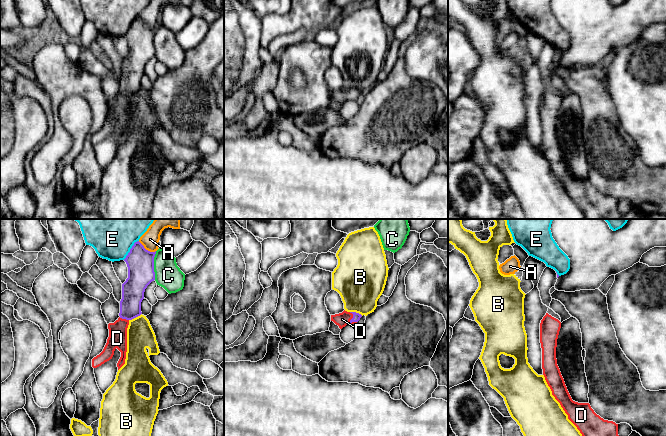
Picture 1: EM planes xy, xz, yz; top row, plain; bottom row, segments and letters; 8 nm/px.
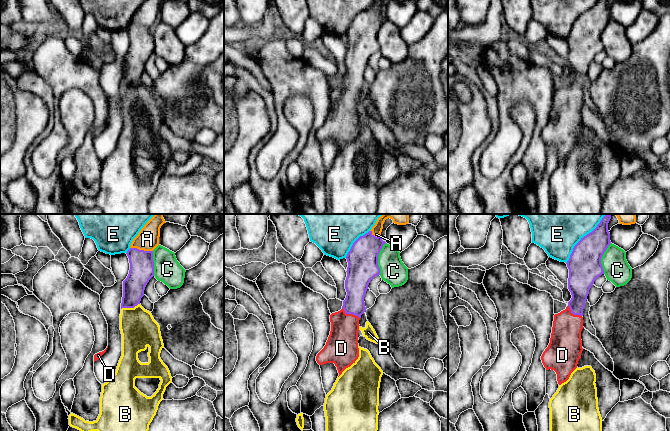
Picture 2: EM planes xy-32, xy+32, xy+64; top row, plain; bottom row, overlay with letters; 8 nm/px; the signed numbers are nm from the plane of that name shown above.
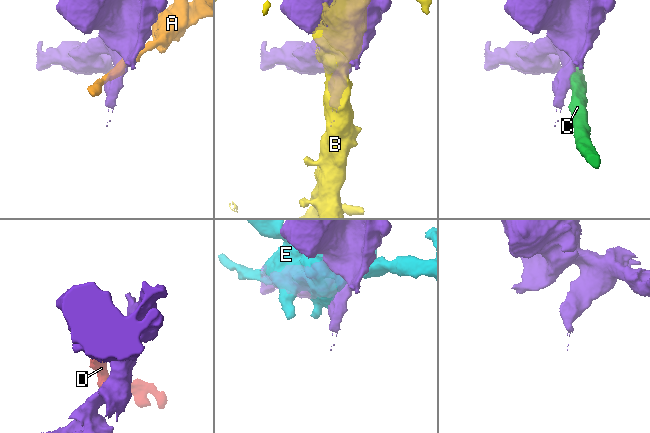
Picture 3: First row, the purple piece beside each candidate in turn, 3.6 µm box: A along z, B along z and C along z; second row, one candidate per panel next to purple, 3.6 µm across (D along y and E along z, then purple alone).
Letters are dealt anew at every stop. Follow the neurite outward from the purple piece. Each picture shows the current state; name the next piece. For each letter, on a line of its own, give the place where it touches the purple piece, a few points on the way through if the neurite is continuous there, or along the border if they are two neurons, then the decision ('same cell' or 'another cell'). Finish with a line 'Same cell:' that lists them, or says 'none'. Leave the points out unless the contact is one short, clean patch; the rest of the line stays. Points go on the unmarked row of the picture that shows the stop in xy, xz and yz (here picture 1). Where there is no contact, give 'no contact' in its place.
A: contact xy (147, 26); border xy (138, 17), (146, 25), (155, 27); another cell
B: contact xy (135, 93); another cell
C: contact xy (153, 41); another cell
D: contact xz (351, 95); way xz (356, 92), (351, 95), (342, 95); same cell
E: contact xy (130, 25); another cell
Same cell: D

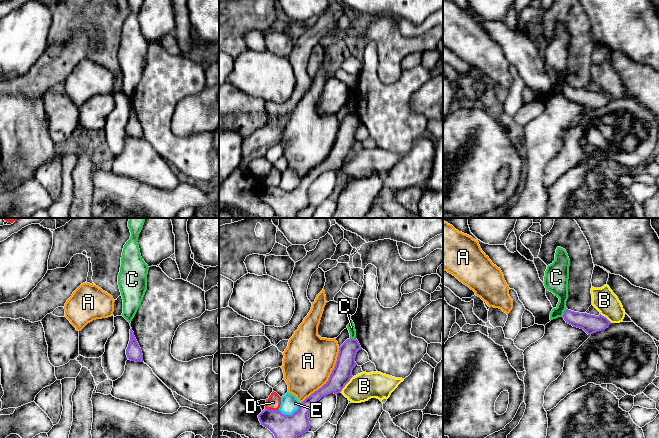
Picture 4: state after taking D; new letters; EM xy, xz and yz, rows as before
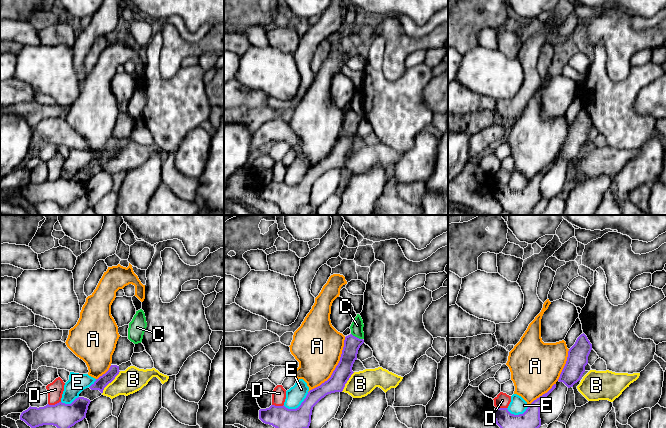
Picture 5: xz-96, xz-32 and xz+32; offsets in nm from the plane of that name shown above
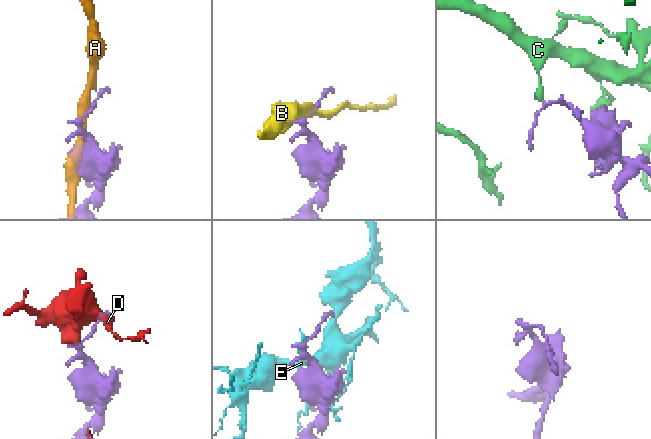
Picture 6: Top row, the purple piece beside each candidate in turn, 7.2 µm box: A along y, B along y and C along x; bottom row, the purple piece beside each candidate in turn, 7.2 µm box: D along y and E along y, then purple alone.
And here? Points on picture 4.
A: contact xz (329, 153); another cell
B: contact xz (346, 159); border xz (352, 152), (340, 167); another cell
C: contact yz (564, 88); border yz (566, 84), (562, 92); another cell
D: contact xz (272, 186); border xz (265, 184), (278, 186); another cell
E: contact xz (290, 191); another cell
Same cell: none

